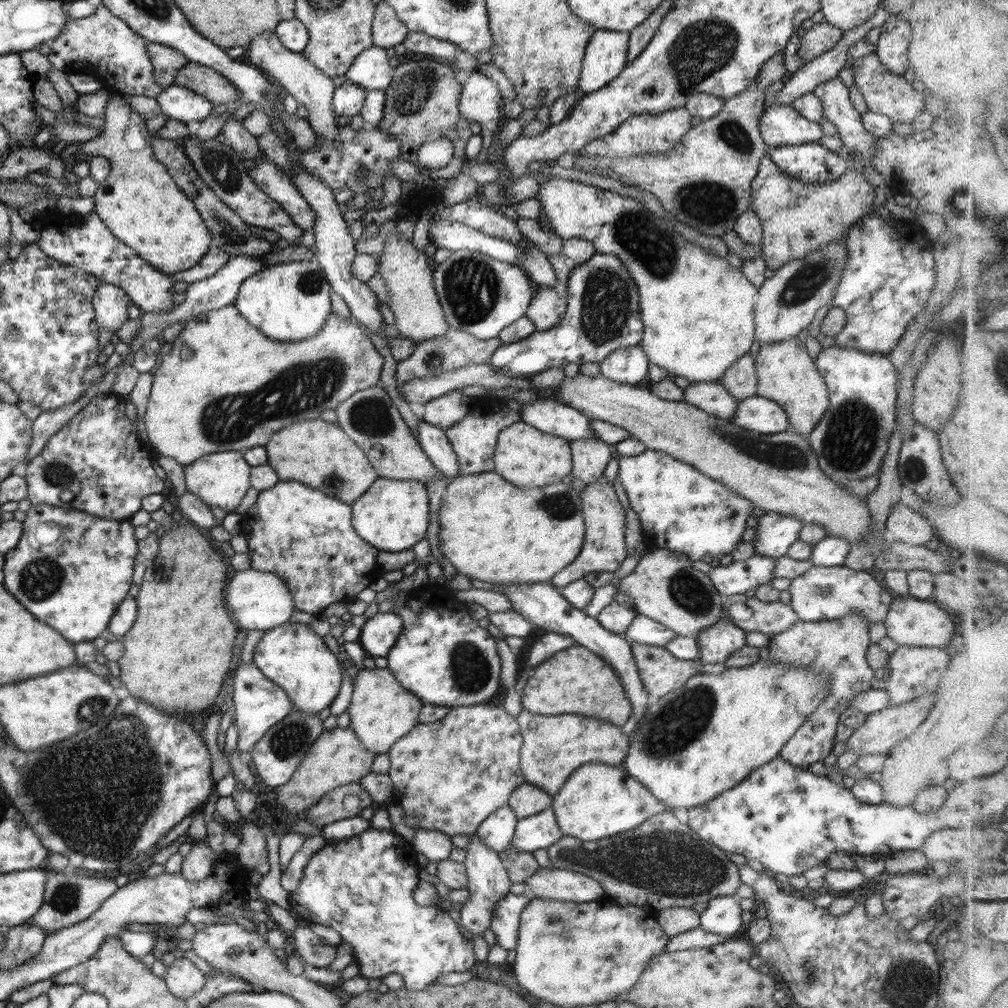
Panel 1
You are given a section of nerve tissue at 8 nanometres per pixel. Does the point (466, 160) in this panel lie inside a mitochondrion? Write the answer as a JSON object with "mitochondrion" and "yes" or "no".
{"mitochondrion":"no"}

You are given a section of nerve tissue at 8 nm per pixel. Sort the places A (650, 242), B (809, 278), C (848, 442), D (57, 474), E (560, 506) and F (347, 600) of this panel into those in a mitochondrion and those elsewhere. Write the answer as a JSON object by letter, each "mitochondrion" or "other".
{"A":"mitochondrion","B":"mitochondrion","C":"mitochondrion","D":"mitochondrion","E":"mitochondrion","F":"other"}

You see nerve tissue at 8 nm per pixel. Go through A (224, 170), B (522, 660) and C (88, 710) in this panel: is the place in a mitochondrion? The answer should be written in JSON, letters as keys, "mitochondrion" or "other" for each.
{"A":"mitochondrion","B":"other","C":"mitochondrion"}

